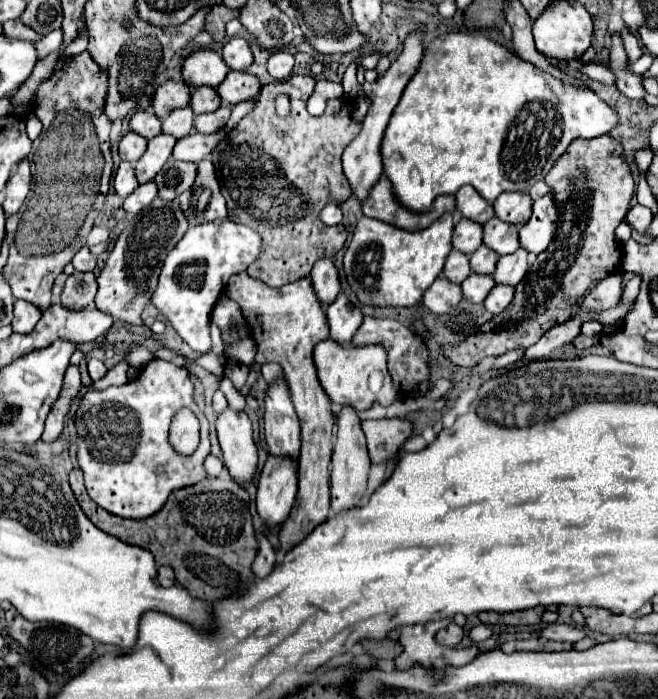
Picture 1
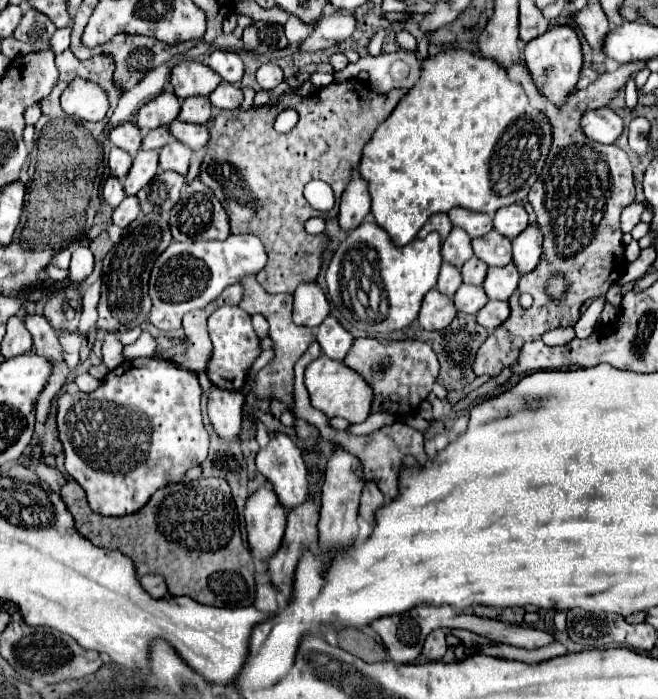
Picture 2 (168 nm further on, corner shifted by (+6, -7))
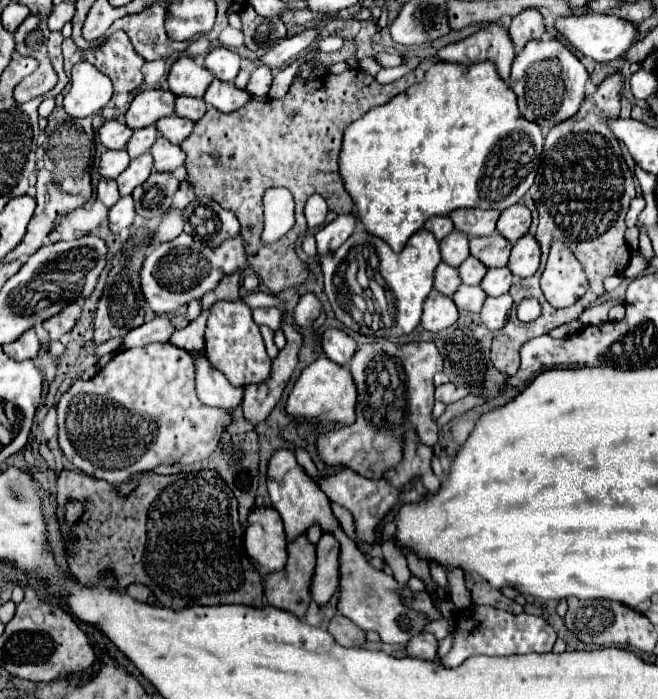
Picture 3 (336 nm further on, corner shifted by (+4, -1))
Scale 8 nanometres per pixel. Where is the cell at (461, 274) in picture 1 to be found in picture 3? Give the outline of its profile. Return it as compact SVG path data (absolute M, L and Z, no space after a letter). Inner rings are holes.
M440 263L436 267L436 277L434 277L434 289L440 291L442 295L454 295L454 291L460 287L460 277L458 277L458 269L446 265L446 263Z

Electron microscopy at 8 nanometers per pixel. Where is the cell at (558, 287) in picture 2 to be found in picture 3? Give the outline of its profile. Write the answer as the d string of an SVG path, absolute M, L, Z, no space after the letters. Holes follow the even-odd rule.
M552 241L540 285L548 303L556 309L570 307L586 293L586 273L564 241Z

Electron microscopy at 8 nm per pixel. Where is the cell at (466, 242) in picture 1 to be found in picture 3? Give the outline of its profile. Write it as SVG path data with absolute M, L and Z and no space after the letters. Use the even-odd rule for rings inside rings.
M454 229L450 235L446 235L440 241L440 251L442 251L444 263L448 263L452 267L460 267L460 263L470 255L468 253L468 237Z

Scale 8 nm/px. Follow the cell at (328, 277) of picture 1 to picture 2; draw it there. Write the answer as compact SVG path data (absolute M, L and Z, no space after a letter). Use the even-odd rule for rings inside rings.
M318 281L302 283L294 291L294 323L304 327L318 327L328 317L330 305Z

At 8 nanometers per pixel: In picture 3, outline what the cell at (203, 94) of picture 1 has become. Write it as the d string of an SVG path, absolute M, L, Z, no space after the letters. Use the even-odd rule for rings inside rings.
M176 97L176 115L178 117L186 117L190 121L198 121L204 117L206 113L206 103L204 99L196 99L196 97Z

